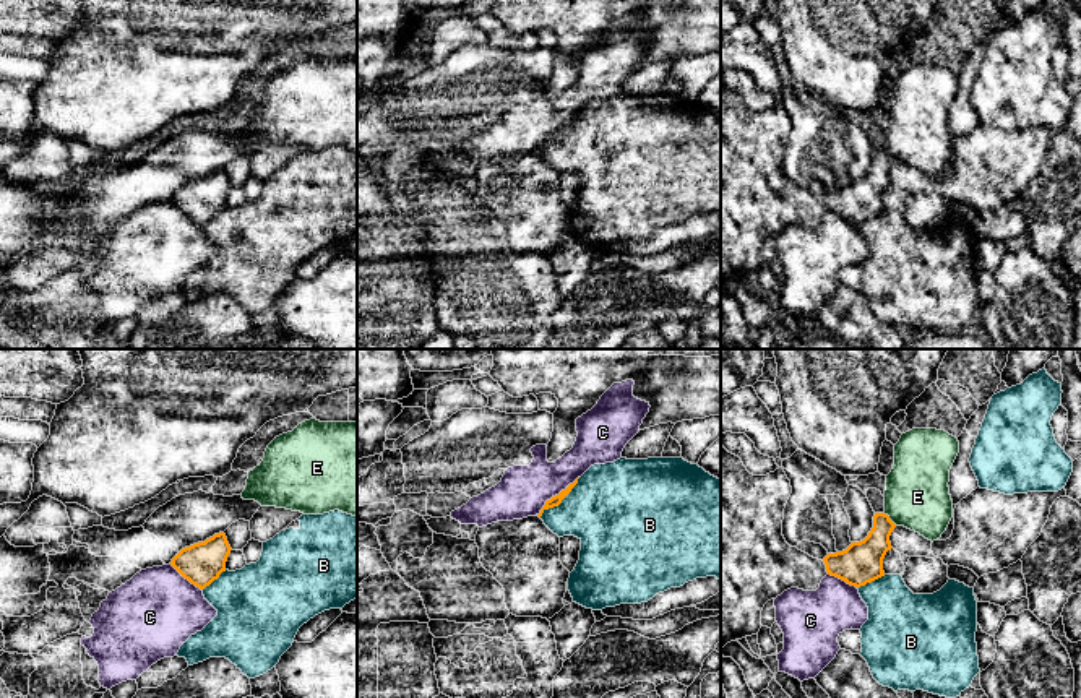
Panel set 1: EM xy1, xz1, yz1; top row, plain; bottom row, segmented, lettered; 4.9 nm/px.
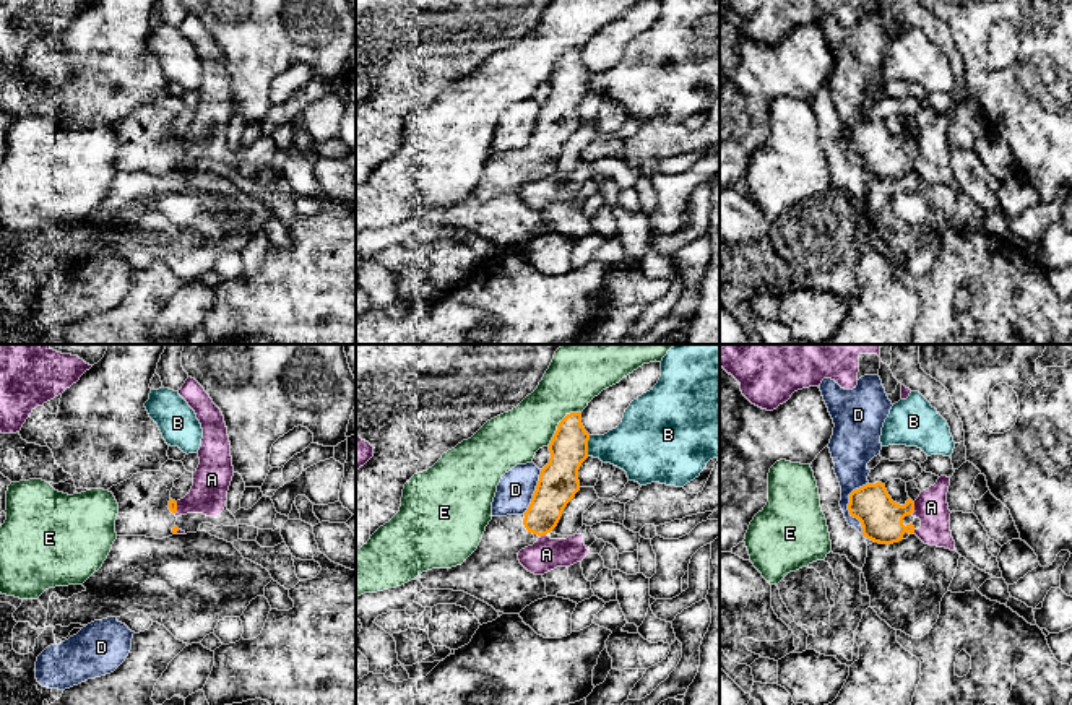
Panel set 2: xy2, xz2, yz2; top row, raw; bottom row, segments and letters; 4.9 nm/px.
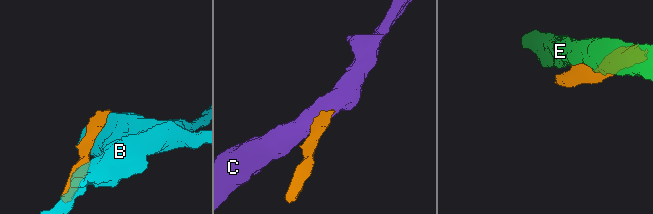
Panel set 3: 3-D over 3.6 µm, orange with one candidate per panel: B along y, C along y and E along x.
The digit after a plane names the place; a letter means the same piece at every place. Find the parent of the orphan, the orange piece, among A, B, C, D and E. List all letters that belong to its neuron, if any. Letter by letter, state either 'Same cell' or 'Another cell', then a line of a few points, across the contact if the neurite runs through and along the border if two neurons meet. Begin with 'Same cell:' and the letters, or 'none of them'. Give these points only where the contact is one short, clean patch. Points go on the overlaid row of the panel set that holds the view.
Same cell: none of them
A: Another cell. Line: yz2 (915, 502), (912, 512)
B: Another cell
C: Another cell. Line: xz1 (578, 476), (552, 495), (538, 515)
D: Another cell. Line: yz2 (866, 483), (850, 494), (848, 512), (874, 541)
E: Another cell

